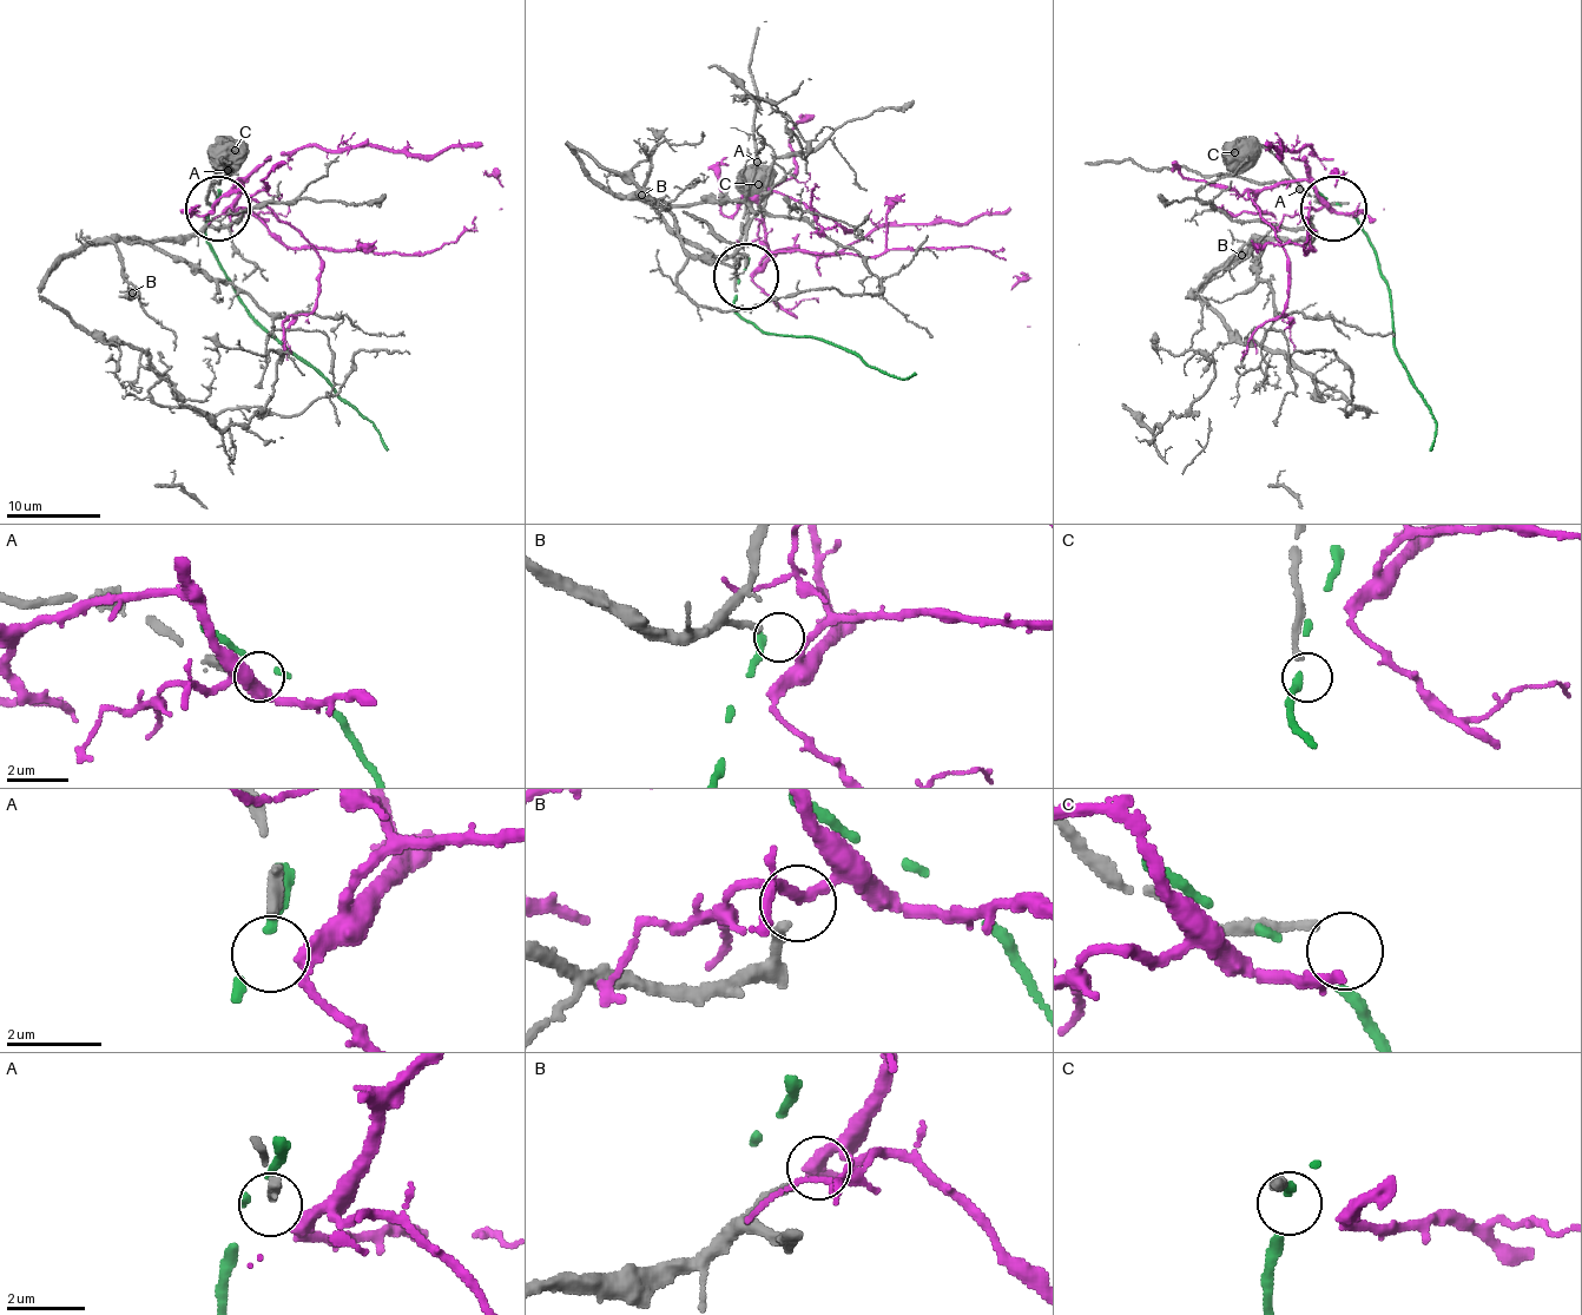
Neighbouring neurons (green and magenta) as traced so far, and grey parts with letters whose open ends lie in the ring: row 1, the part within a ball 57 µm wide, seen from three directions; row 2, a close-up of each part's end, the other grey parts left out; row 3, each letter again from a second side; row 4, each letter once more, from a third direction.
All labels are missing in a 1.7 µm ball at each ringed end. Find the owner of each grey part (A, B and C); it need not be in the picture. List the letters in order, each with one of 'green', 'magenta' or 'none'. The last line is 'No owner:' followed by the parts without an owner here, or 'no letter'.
A: none
B: none
C: none
No owner: A, B, C

